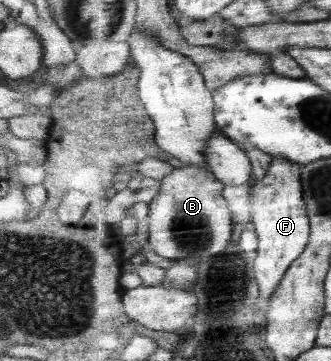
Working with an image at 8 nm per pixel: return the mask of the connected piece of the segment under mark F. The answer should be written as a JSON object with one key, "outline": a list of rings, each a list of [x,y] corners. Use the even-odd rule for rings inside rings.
{"outline":[[[272,156],[268,174],[253,185],[252,202],[254,202],[254,224],[259,232],[259,250],[258,257],[253,264],[255,276],[260,286],[260,299],[262,303],[269,302],[279,290],[280,283],[283,282],[290,267],[303,255],[311,243],[311,217],[309,216],[304,185],[303,185],[303,167],[302,163],[291,161],[286,157]]]}

